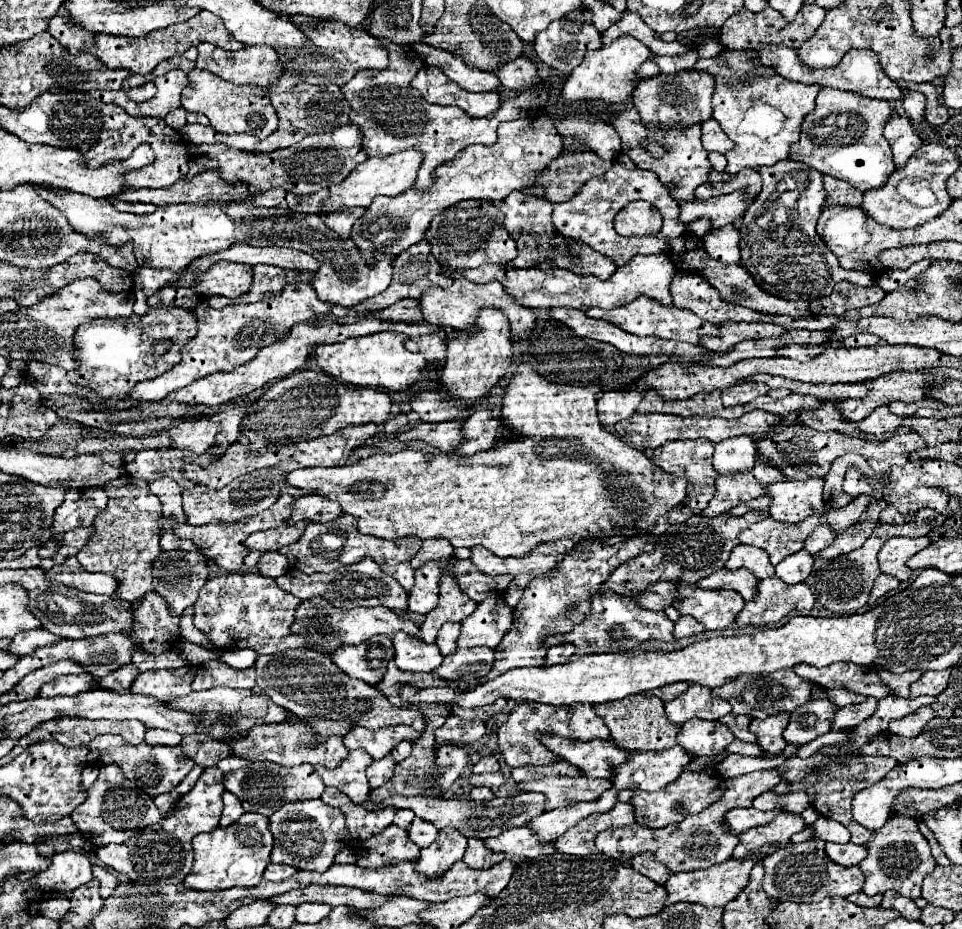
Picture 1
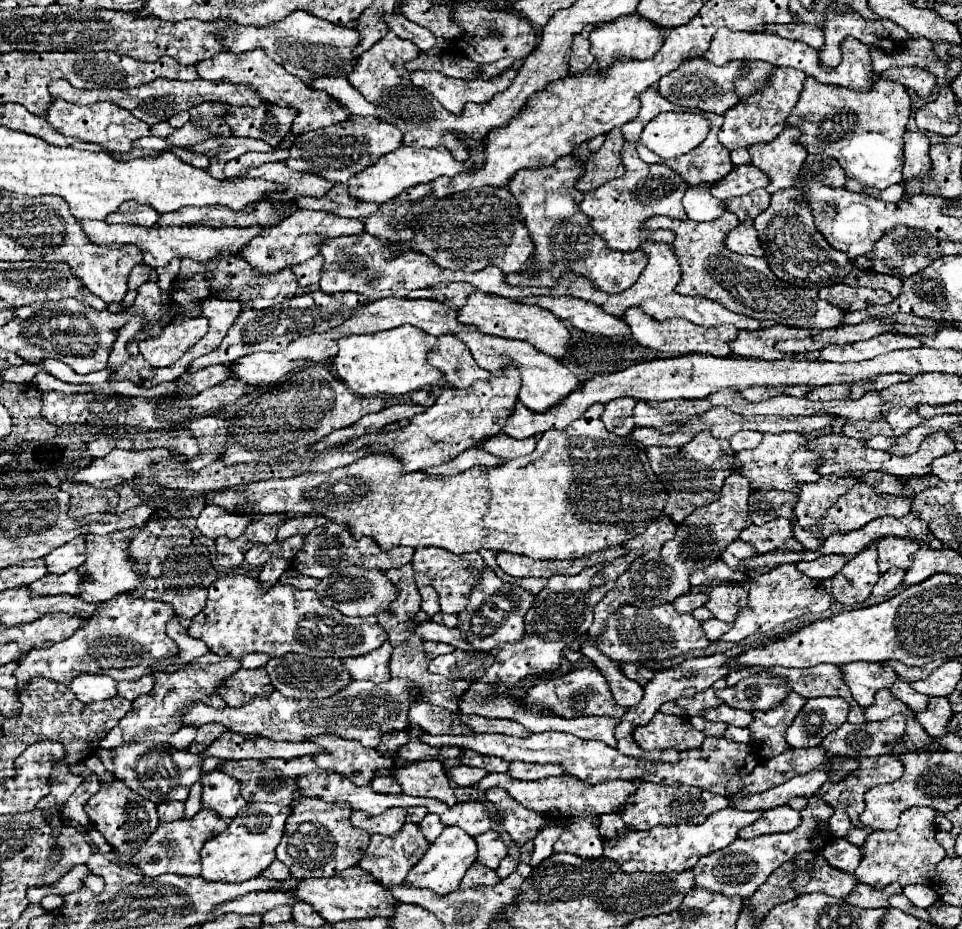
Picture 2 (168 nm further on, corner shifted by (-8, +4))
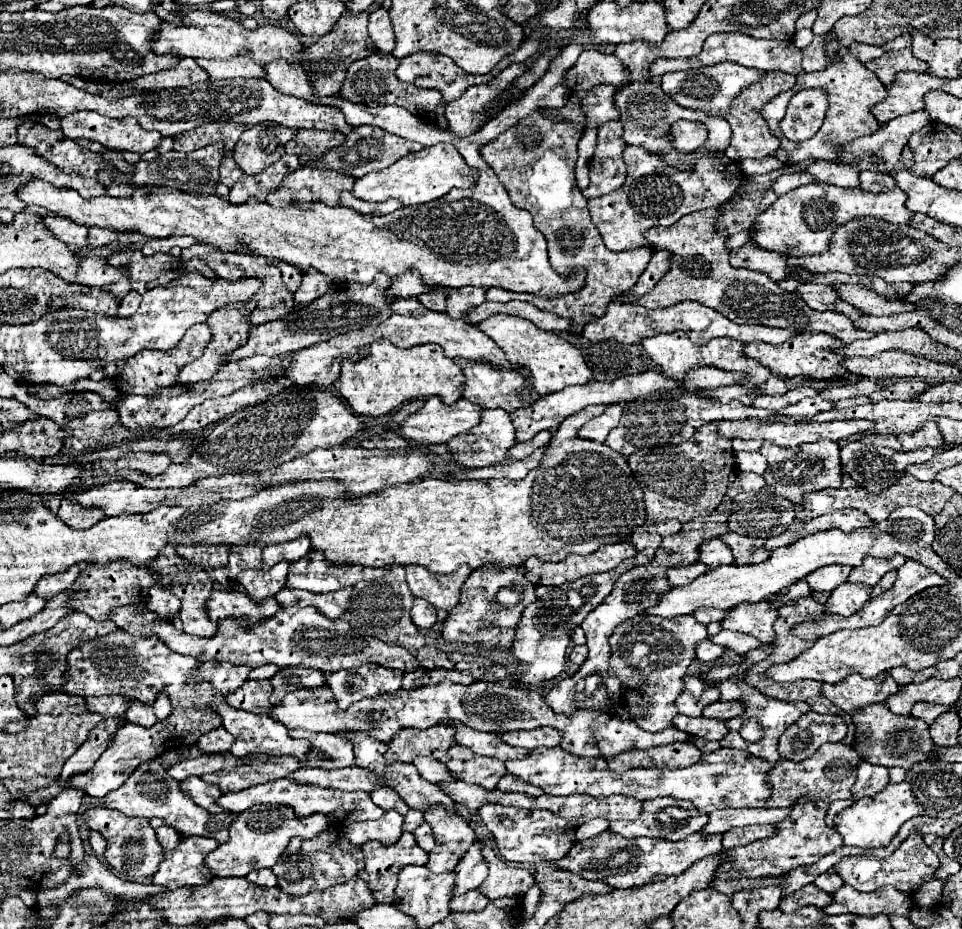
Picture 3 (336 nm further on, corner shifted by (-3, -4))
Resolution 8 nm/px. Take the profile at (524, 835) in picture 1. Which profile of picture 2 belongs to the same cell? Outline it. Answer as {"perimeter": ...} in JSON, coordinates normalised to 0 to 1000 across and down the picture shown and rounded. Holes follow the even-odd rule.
{"perimeter":[[[517,895],[500,897],[494,901],[494,905],[498,912],[498,920],[496,920],[498,929],[502,929],[510,935],[517,935],[519,927],[523,927],[527,922],[527,910]]]}

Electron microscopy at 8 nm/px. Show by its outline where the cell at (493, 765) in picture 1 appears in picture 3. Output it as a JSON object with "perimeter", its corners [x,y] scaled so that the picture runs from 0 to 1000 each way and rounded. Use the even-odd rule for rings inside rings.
{"perimeter":[[[470,802],[457,819],[474,839],[499,845],[503,849],[516,849],[518,839],[526,832],[526,826],[522,819],[495,813],[480,802]]]}

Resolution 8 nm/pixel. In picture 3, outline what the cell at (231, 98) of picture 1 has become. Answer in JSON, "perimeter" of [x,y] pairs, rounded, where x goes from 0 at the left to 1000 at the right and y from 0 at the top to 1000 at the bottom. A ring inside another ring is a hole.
{"perimeter":[[[270,132],[256,139],[245,154],[243,173],[254,188],[272,186],[279,178],[287,175],[295,167],[295,156],[308,145],[308,139],[293,135]]]}

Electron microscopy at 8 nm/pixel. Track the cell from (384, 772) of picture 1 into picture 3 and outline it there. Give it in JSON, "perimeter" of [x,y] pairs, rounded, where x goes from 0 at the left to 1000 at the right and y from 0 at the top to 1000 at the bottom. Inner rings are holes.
{"perimeter":[[[395,847],[387,854],[387,862],[397,869],[399,873],[405,873],[405,871],[412,871],[416,877],[422,877],[424,873],[424,867],[414,858],[414,854],[405,847]]]}

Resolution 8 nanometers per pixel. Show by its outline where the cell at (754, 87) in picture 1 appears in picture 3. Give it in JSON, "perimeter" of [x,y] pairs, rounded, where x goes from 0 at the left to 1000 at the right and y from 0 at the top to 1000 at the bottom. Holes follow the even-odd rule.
{"perimeter":[[[834,199],[802,219],[782,242],[780,262],[809,272],[821,274],[844,274],[861,270],[861,257],[871,242],[898,231],[909,231],[921,236],[923,240],[946,238],[946,227],[942,225],[942,208],[929,199],[927,203],[917,203],[915,208],[902,208],[896,203],[873,203],[869,199]]]}

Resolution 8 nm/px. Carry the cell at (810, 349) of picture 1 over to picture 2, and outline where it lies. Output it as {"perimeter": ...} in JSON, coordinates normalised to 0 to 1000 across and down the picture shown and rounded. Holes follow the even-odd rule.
{"perimeter":[[[916,358],[912,363],[905,363],[901,367],[891,369],[878,369],[878,371],[862,371],[851,378],[851,385],[856,389],[895,389],[895,386],[907,386],[912,382],[918,382],[922,378],[930,376],[943,376],[943,374],[955,374],[955,365],[935,358]]]}

